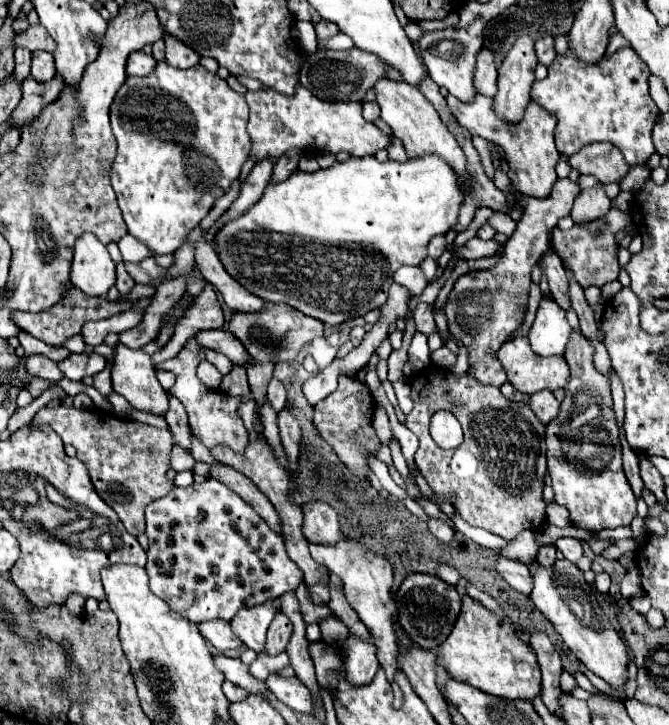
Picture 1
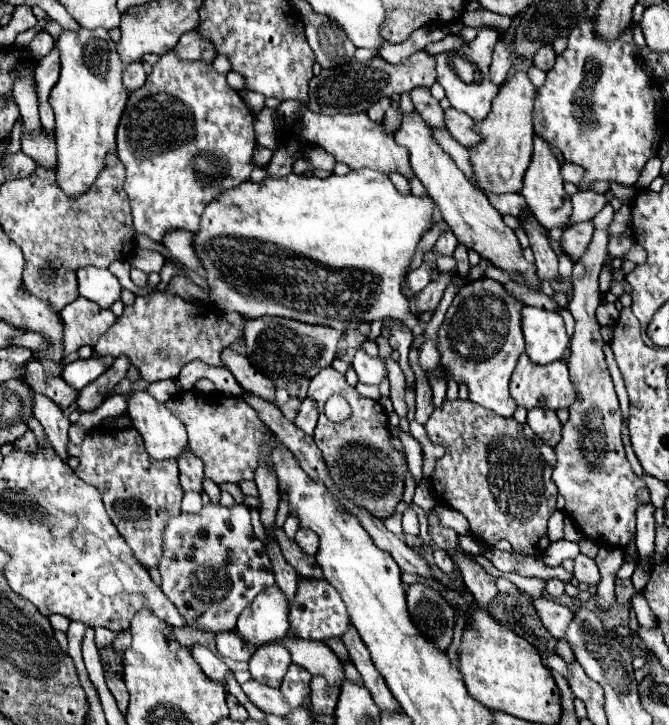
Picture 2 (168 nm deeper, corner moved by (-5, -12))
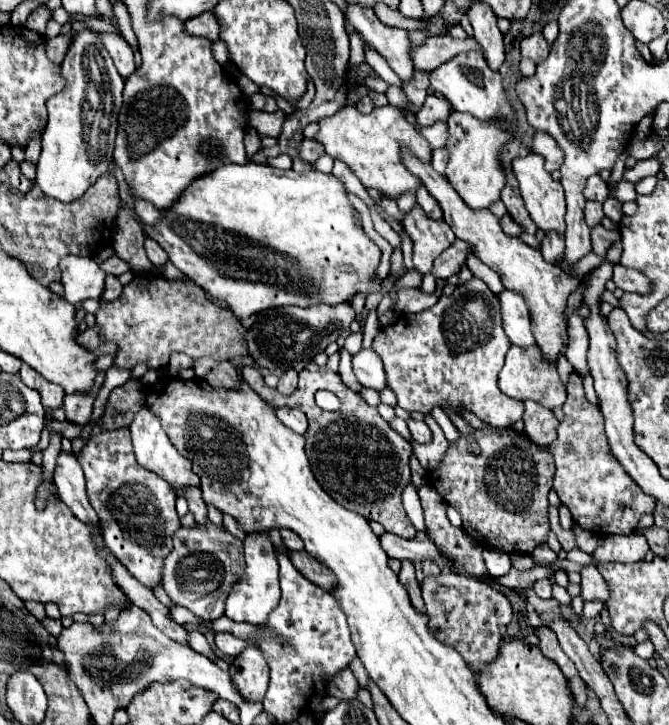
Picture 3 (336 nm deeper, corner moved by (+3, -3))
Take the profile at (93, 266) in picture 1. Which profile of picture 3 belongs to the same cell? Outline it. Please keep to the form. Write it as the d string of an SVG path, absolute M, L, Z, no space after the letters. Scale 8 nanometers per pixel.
M68 255L60 263L64 299L70 303L80 303L84 299L98 299L104 293L106 273L92 257Z

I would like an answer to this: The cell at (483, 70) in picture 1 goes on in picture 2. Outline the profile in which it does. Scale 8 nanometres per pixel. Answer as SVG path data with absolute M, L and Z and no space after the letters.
M502 38L496 42L494 46L494 56L492 56L492 64L490 64L490 78L496 84L502 84L510 72L510 52L506 48L506 44L502 42Z

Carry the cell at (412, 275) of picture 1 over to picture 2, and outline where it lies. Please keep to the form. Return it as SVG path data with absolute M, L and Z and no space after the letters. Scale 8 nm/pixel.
M424 260L418 270L414 270L414 272L408 274L408 284L410 284L410 288L412 288L414 292L420 292L420 290L430 282L432 272L434 272L434 264Z

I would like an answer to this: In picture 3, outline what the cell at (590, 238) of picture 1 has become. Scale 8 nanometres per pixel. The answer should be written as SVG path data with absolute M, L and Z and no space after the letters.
M622 265L614 267L614 283L616 287L622 287L624 291L636 291L636 293L648 293L650 291L650 281L646 275L634 271L634 269L624 269Z

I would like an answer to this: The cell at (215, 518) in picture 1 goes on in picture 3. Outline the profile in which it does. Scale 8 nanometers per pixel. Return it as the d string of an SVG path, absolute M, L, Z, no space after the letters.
M212 521L204 523L204 527L200 527L198 523L194 523L192 527L180 525L172 539L172 551L164 559L162 567L164 591L168 593L172 603L190 609L196 617L204 621L222 617L228 593L244 575L244 543L228 529L218 527Z

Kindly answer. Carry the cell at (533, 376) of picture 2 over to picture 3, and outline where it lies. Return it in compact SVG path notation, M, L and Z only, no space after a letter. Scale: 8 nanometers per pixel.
M512 345L508 355L506 355L506 363L504 363L502 371L500 371L498 387L500 387L500 391L504 395L508 395L512 399L520 399L520 401L532 399L532 401L544 405L546 409L562 407L564 401L566 401L566 387L560 381L556 365L552 361L548 361L538 347Z

